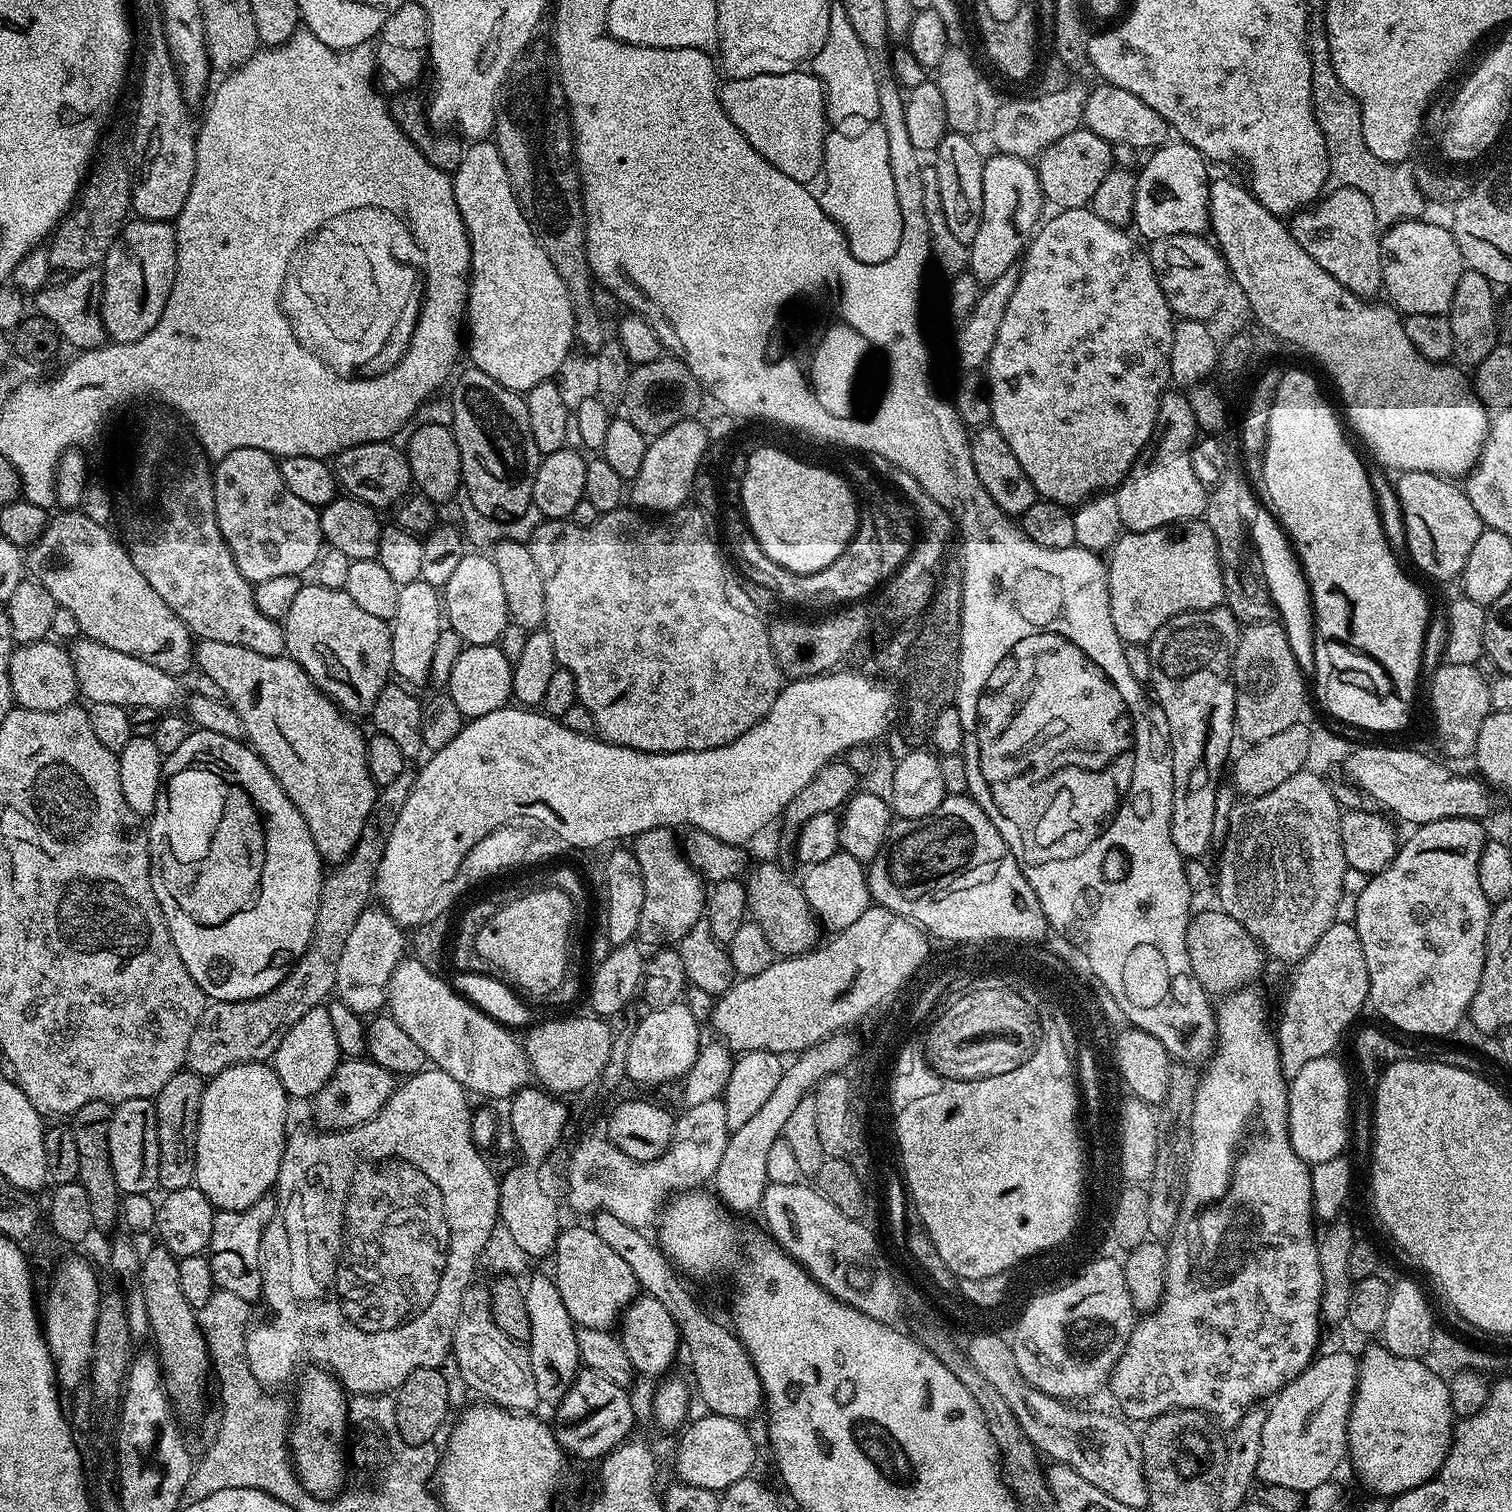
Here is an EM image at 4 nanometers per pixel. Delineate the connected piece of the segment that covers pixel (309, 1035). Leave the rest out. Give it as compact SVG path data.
M321 1006L302 1014L302 1018L298 1018L298 1022L294 1022L290 1030L286 1030L286 1038L282 1038L270 1064L276 1069L289 1097L311 1098L316 1096L318 1090L330 1079L341 1059L342 1053L338 1046L338 1038L334 1038L334 1025L330 1023L330 1014L327 1007Z

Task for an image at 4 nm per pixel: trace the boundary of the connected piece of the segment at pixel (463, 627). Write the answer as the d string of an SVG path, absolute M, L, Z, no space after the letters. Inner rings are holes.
M469 551L458 562L450 582L442 589L442 616L447 627L457 632L465 642L470 644L495 644L508 625L508 607L506 593L502 591L502 581L498 566L494 566L491 555L479 551Z

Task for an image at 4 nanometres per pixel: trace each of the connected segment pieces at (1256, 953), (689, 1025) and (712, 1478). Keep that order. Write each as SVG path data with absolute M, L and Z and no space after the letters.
M1223 910L1198 913L1189 919L1186 950L1190 954L1190 970L1194 970L1194 978L1198 978L1205 992L1216 998L1255 985L1266 961L1264 949L1244 929L1242 922L1230 918L1230 914Z
M675 1002L660 1009L645 1011L630 1043L630 1054L627 1055L627 1079L633 1084L666 1084L670 1080L679 1081L690 1066L694 1066L694 1058L698 1058L702 1047L700 1040L702 1026L690 1014L687 1003Z
M703 1415L696 1421L693 1419L679 1433L681 1436L680 1449L676 1452L676 1472L680 1476L677 1477L690 1486L702 1486L720 1494L724 1489L734 1486L734 1482L749 1479L751 1472L748 1471L756 1464L756 1444L748 1433L749 1425L743 1419Z

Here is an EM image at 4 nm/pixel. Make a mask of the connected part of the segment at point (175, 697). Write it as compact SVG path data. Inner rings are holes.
M87 638L71 641L70 655L79 695L85 696L89 705L110 702L110 706L122 706L129 710L142 706L172 710L180 700L181 681L166 670L158 670L158 666L150 666L150 662L142 662L142 658L110 650L110 646L102 646L102 642Z

